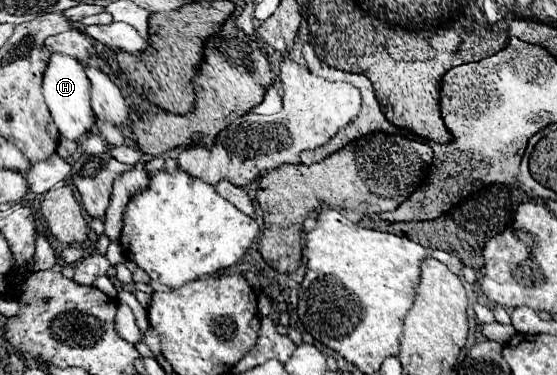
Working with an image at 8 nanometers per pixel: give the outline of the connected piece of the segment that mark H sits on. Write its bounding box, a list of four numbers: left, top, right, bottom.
[43,53,95,141]

